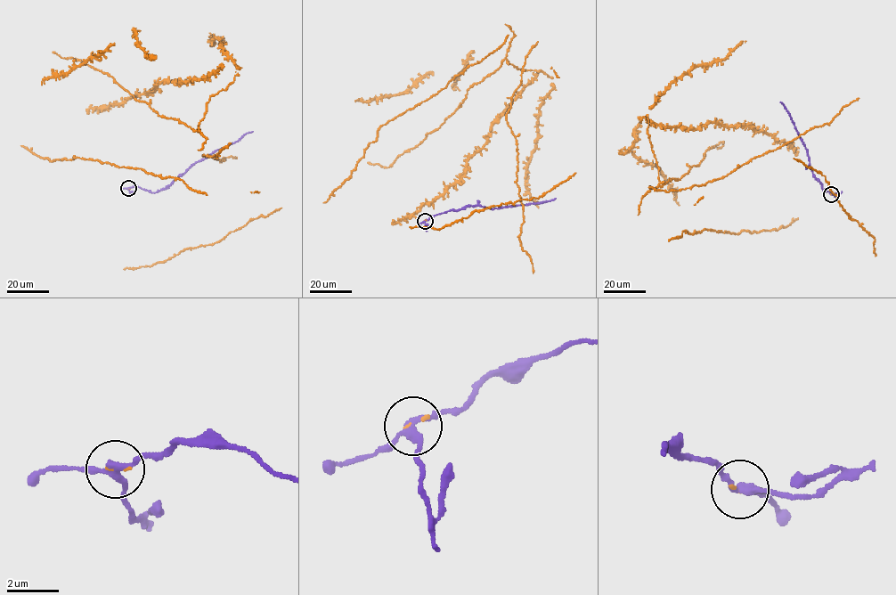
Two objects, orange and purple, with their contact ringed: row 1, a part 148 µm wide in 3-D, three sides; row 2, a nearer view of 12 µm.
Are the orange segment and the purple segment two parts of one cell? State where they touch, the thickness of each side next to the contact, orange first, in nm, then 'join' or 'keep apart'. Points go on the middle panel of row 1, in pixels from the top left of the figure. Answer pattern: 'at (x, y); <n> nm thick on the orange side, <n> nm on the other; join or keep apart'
at (425, 221); 90 nm thick on the orange side, 280 nm on the other; join

